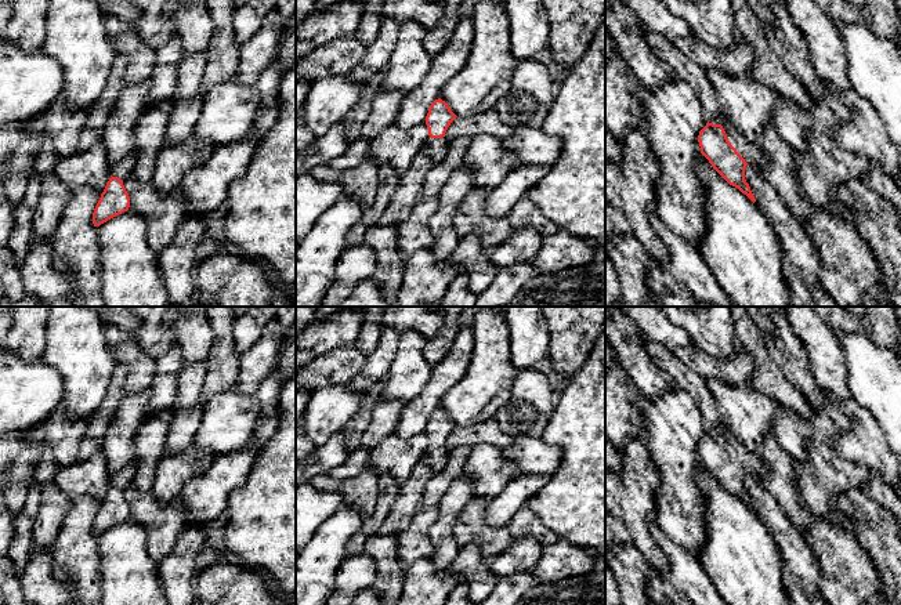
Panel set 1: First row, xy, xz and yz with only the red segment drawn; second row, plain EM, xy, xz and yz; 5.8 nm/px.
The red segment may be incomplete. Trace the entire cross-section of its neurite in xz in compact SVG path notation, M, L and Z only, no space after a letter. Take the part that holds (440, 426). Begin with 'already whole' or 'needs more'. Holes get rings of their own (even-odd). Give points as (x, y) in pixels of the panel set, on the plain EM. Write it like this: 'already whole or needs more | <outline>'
already whole | M441 407L435 409L430 414L428 423L426 425L426 434L430 448L445 446L448 436L456 427L457 425L450 420L445 410L442 410Z

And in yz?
already whole | M708 431L699 441L698 452L701 456L701 463L709 470L712 477L730 494L738 497L755 512L756 508L745 489L745 478L748 472L731 454L723 435Z

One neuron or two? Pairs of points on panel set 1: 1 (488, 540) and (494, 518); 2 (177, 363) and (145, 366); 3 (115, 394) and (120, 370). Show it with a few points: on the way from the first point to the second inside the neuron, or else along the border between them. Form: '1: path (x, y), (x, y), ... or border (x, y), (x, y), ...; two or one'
1: border (489, 500), (485, 520), (494, 526), (506, 526); two
2: border (158, 359), (155, 377), (149, 387); two
3: path (116, 388), (119, 376); one

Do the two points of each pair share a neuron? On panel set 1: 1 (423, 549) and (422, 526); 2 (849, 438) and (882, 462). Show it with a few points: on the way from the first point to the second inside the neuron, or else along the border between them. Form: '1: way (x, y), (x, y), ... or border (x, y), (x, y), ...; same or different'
1: way (420, 543), (420, 532); same
2: way (857, 444), (864, 444), (874, 453); same

